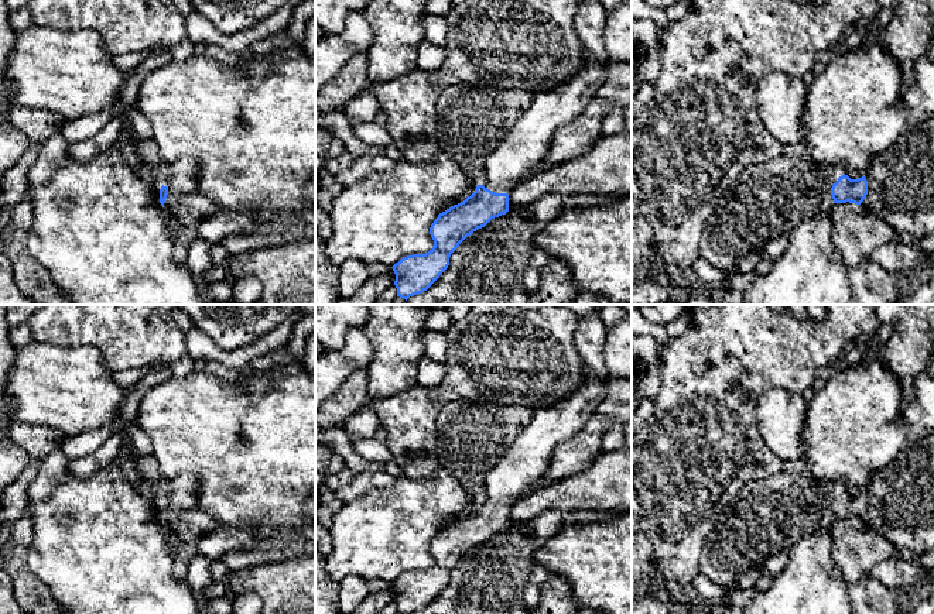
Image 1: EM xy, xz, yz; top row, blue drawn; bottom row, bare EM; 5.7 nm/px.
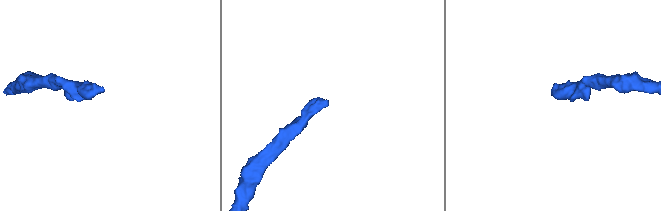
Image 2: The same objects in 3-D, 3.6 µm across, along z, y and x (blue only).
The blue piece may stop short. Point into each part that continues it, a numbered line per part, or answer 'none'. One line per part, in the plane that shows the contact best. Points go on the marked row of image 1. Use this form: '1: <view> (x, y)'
1: yz (818, 181)

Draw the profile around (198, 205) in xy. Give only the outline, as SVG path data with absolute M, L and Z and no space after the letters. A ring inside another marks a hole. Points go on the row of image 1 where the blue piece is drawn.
M196 192L182 199L175 210L167 212L181 226L172 240L172 257L178 264L187 265L189 244L198 237L198 223L209 215L212 207L213 202Z

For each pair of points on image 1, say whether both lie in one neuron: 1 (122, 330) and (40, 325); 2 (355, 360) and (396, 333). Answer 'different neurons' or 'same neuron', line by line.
1: same neuron
2: different neurons

